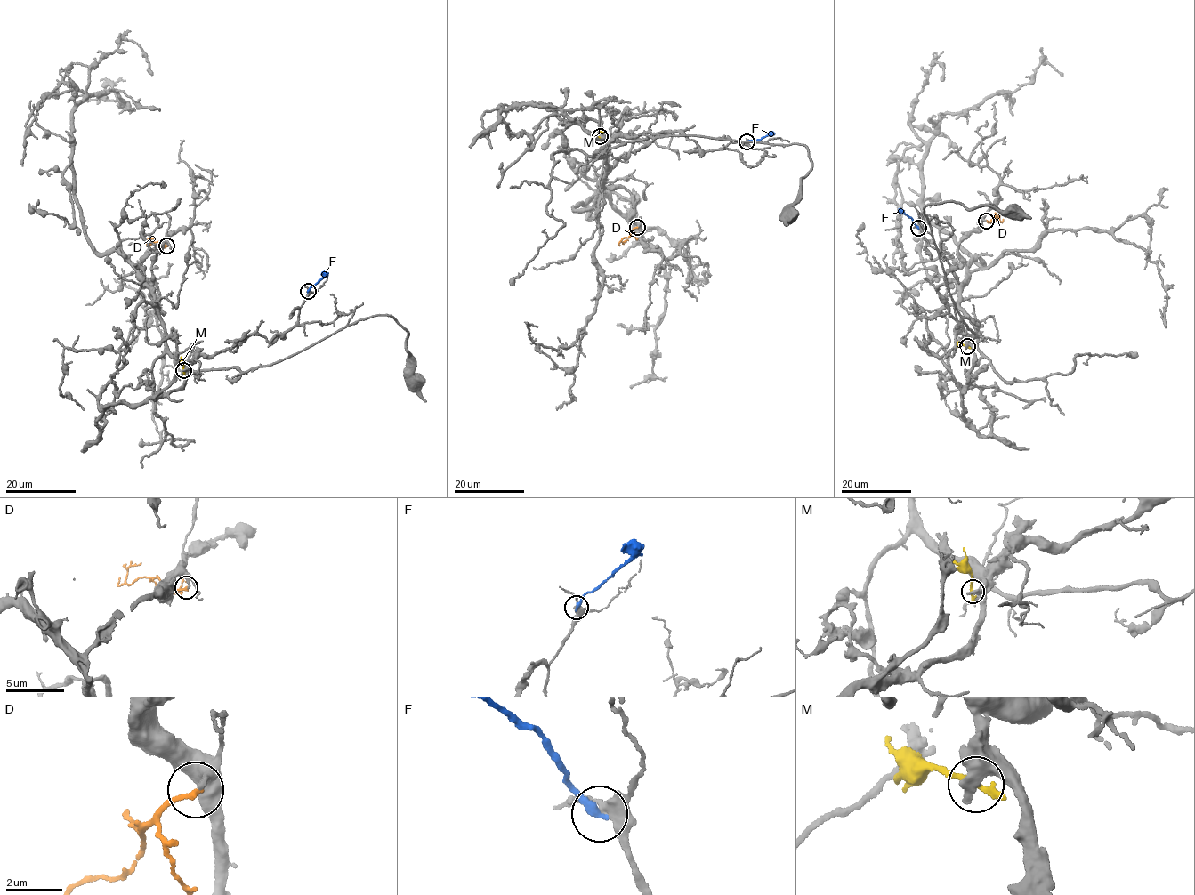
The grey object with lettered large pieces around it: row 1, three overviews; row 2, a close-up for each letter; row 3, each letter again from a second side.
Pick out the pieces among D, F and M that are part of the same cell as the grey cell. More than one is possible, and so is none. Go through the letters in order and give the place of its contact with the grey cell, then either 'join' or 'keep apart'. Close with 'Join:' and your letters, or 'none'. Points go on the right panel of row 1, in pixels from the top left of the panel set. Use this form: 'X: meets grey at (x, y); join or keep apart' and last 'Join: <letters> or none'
D: meets grey at (986, 221); keep apart
F: meets grey at (918, 228); keep apart
M: meets grey at (967, 346); keep apart
Join: none

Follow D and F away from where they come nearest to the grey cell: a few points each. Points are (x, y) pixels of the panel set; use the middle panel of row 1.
D: (637, 227), (628, 237), (621, 241), (628, 240)
F: (746, 141), (774, 133)

